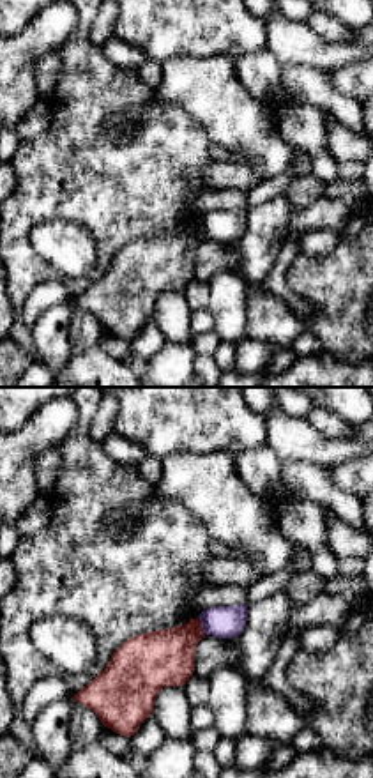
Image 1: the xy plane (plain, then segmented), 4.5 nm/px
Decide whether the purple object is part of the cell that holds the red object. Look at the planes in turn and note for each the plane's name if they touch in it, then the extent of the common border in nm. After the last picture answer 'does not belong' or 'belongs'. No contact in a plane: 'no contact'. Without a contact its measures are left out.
meets red in xy; contact 80 nm long

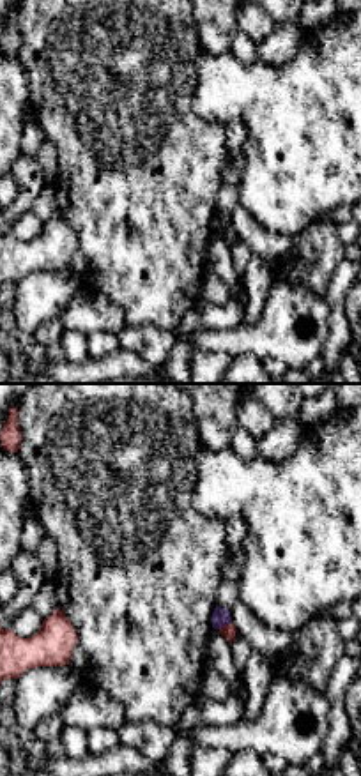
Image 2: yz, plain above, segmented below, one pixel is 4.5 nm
meets red in yz; contact 70 nm long

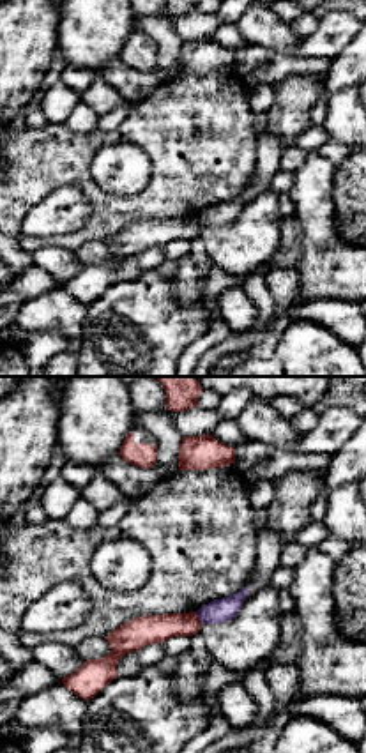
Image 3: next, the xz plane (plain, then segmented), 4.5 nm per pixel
meets red in xz; contact 70 nm long

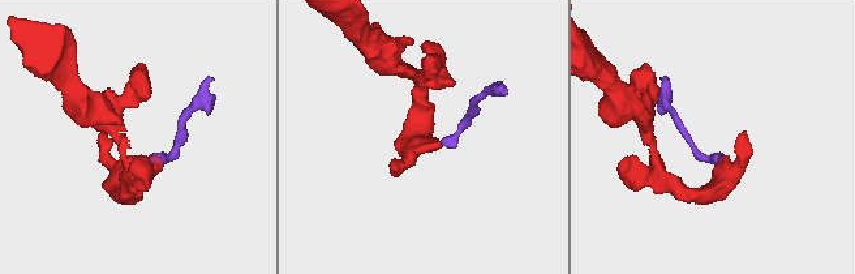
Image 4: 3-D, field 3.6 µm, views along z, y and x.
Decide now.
does not belong

